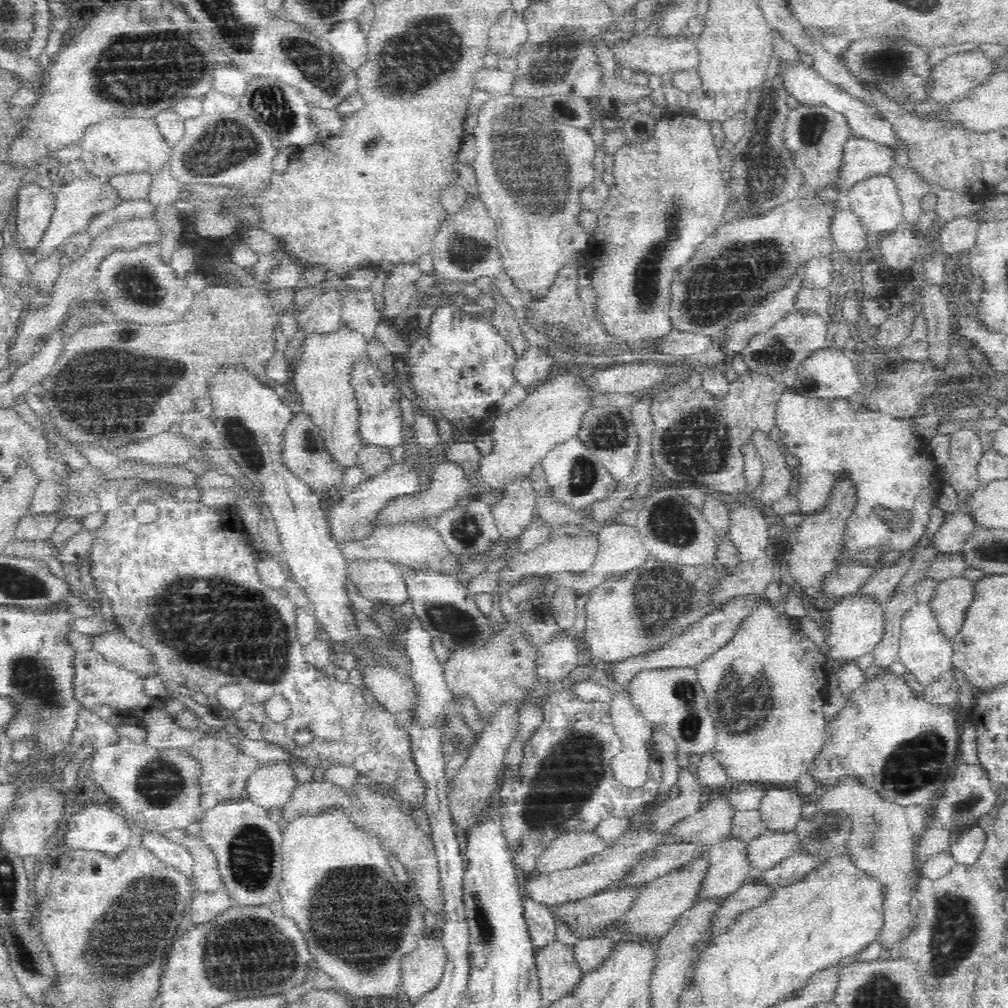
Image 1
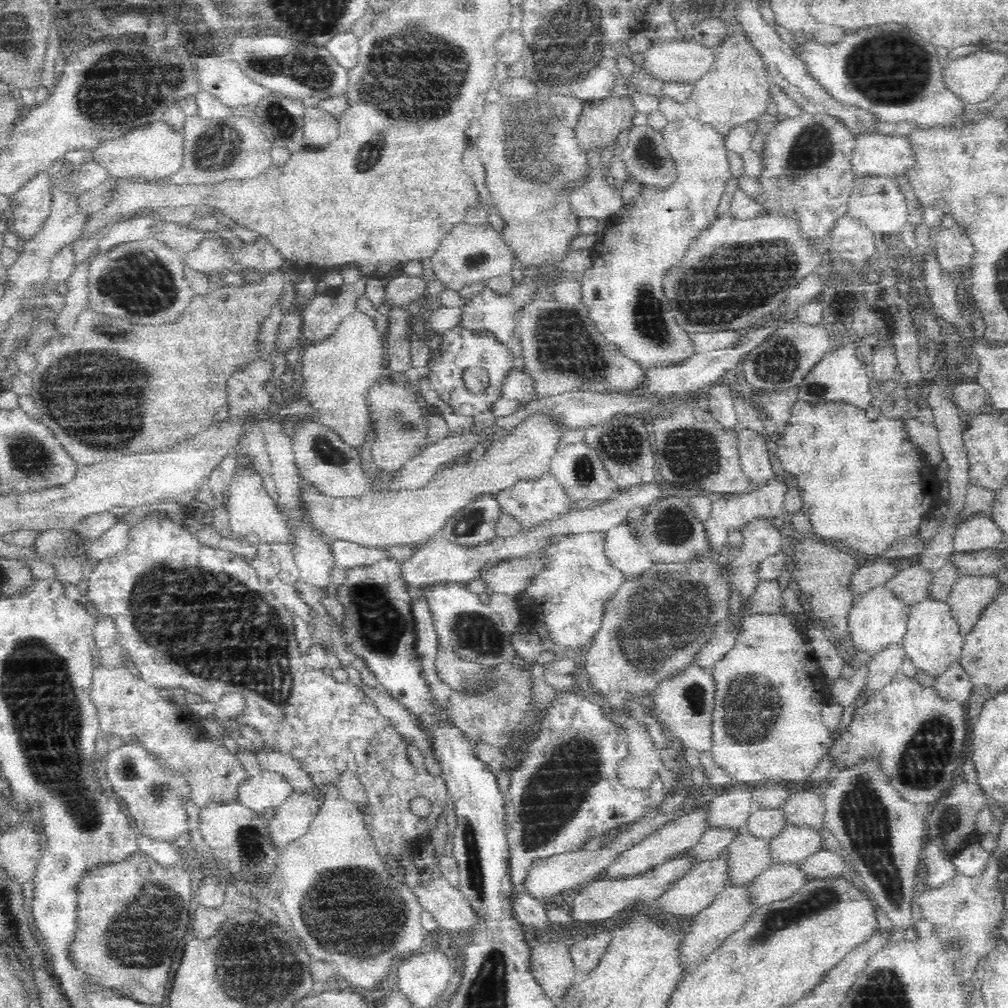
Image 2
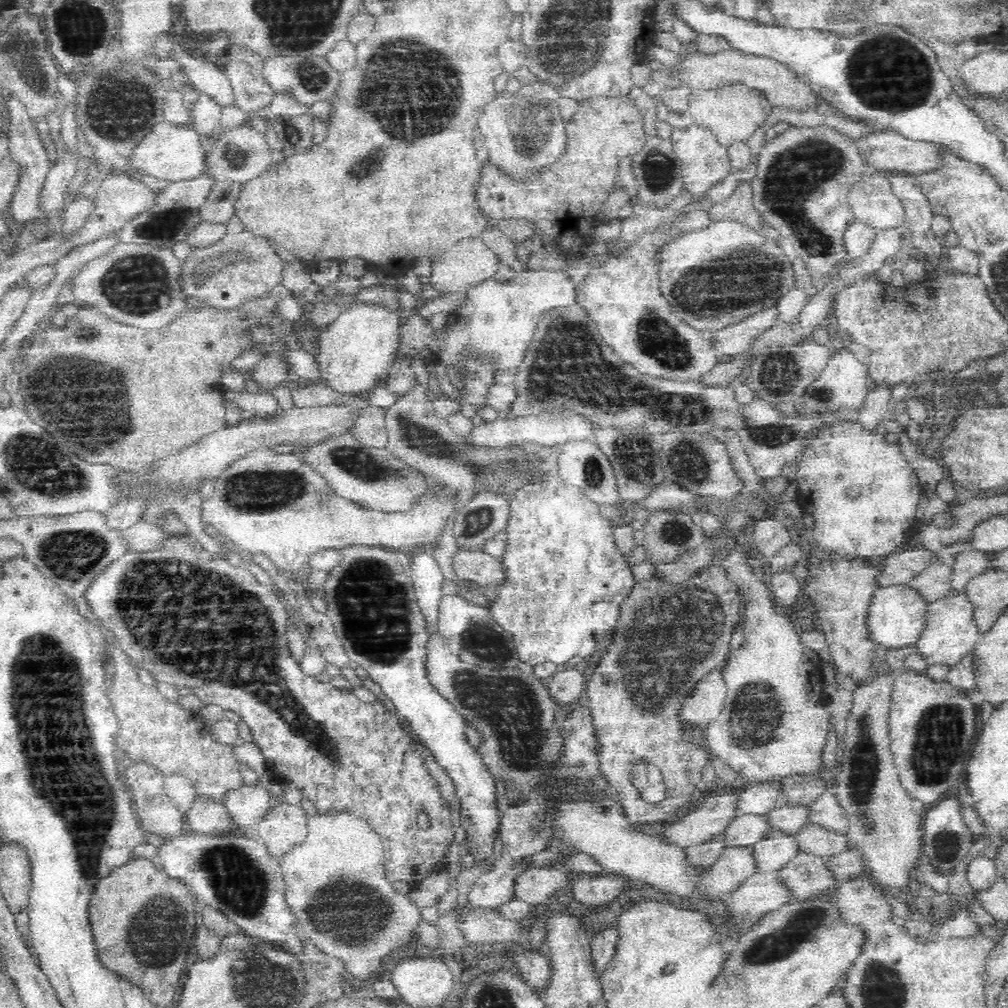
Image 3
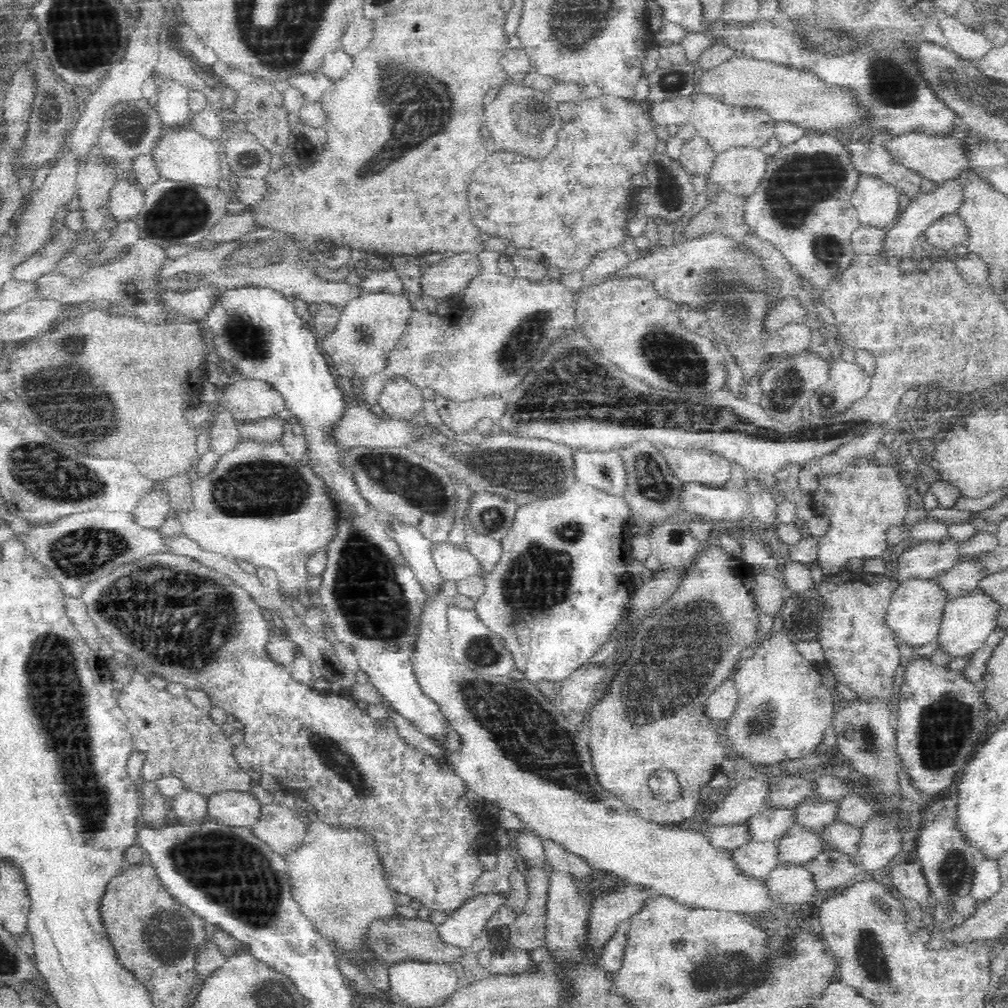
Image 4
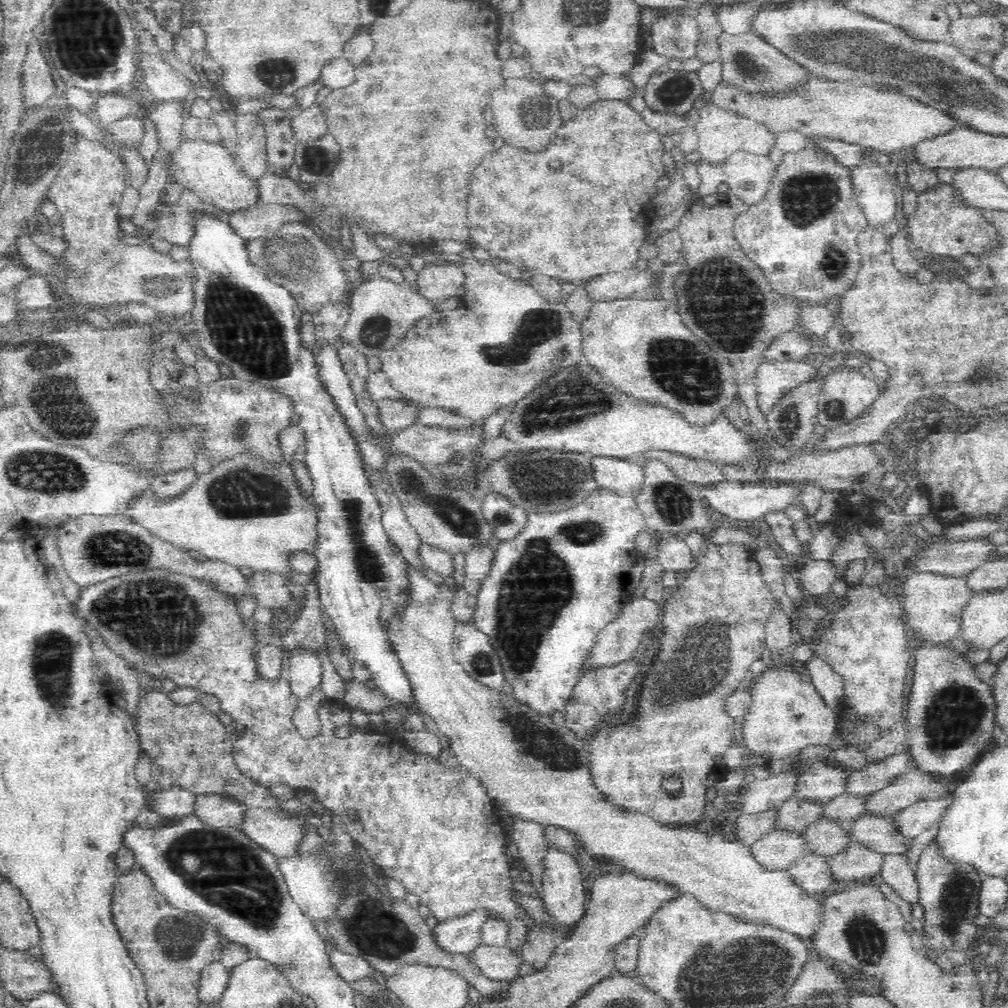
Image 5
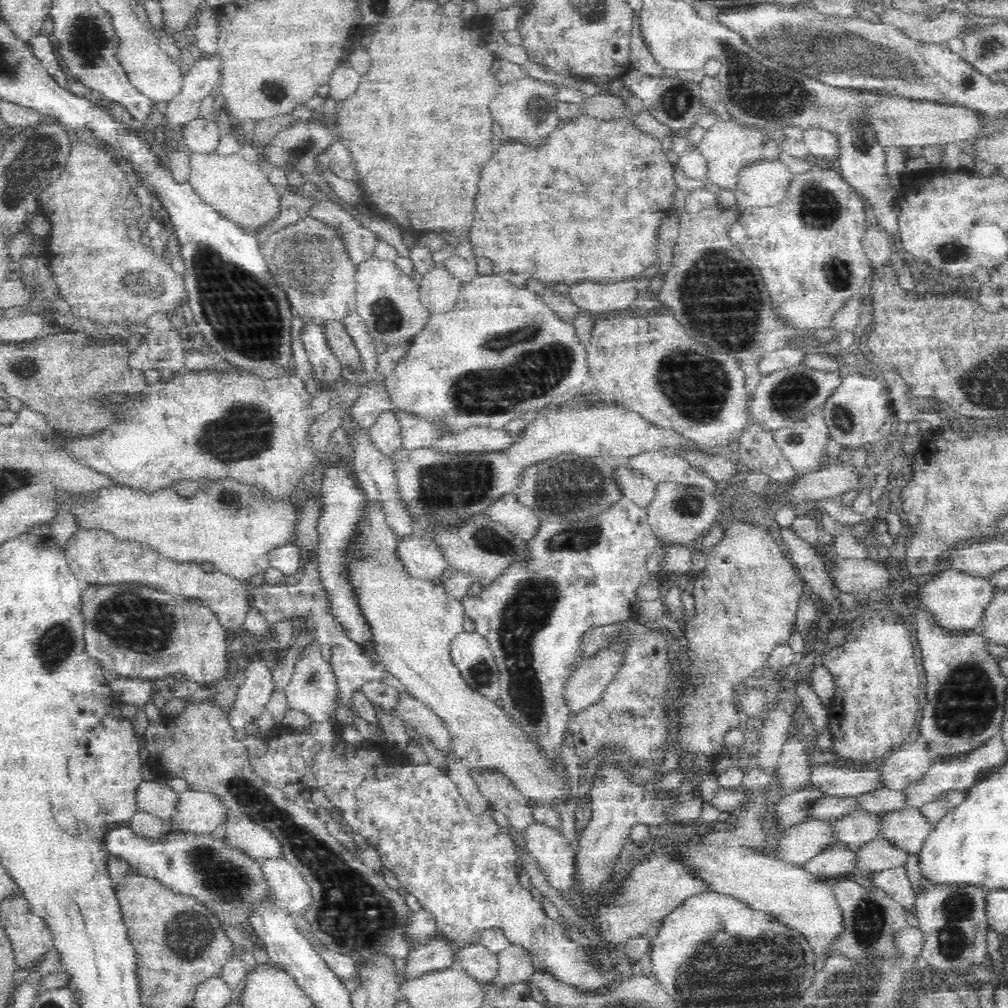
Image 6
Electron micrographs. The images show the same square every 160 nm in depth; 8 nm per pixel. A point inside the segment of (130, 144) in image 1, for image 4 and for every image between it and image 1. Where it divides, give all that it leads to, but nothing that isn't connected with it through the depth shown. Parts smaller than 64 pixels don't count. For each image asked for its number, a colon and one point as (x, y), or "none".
2: (151, 151)
3: (169, 152)
4: (184, 155)

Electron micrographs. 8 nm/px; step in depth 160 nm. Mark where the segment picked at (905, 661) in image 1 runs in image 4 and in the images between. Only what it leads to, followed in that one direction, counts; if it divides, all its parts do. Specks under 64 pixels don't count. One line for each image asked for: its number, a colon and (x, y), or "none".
2: (932, 641)
3: (949, 634)
4: (967, 621)

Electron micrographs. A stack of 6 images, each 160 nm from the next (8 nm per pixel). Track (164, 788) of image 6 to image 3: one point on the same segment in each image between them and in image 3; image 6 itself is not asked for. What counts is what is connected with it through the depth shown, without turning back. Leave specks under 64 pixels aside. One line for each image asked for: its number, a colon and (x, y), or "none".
3: (208, 817)
4: (190, 807)
5: (179, 802)

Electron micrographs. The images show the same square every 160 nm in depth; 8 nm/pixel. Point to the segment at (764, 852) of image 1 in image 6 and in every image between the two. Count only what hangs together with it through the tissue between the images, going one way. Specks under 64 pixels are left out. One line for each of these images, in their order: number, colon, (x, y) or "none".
2: (793, 844)
3: (812, 839)
4: (838, 836)
5: (877, 834)
6: (904, 828)

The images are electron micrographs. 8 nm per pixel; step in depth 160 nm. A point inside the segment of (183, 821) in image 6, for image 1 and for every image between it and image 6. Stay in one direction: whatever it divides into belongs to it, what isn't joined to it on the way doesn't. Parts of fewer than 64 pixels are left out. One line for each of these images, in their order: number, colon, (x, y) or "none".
1: (273, 784)
2: (268, 789)
3: (248, 805)
4: (233, 808)
5: (218, 810)

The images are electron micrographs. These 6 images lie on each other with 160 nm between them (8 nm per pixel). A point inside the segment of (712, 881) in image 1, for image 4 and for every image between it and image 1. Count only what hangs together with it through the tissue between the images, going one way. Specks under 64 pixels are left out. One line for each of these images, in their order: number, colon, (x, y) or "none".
2: (746, 857)
3: (774, 849)
4: (798, 846)

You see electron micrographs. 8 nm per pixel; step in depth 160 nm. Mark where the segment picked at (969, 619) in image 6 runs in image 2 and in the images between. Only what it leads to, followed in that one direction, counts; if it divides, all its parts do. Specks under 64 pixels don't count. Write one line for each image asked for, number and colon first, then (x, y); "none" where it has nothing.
2: (877, 618)
3: (895, 619)
4: (914, 610)
5: (932, 604)

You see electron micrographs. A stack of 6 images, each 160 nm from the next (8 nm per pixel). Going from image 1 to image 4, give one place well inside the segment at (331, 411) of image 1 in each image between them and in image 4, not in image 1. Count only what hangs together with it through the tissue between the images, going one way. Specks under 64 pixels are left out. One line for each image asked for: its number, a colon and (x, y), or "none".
2: (336, 372)
3: (355, 352)
4: (370, 326)

